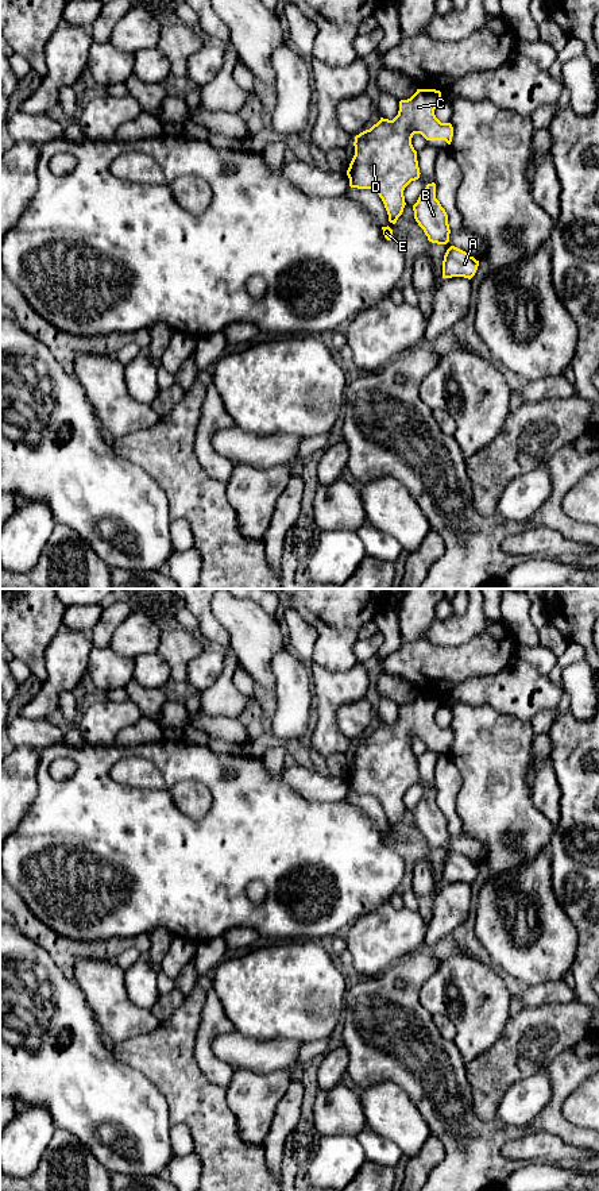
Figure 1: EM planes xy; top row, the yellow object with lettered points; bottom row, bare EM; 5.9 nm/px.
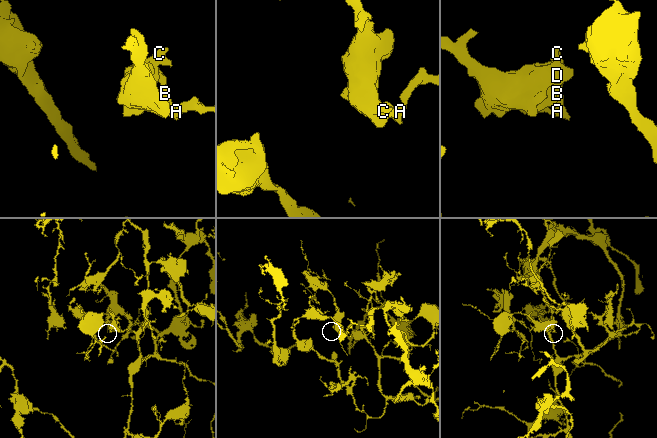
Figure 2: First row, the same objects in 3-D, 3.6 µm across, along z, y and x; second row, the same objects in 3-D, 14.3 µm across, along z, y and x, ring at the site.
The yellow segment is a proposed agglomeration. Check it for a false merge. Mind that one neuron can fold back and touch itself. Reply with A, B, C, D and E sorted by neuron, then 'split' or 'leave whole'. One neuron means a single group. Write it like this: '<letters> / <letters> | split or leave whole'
A B C D E | leave whole

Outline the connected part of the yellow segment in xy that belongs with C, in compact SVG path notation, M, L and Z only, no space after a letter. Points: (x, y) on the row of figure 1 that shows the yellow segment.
M417 89L410 99L399 101L393 120L380 117L370 130L355 136L355 155L347 170L349 186L378 193L393 224L406 205L405 188L421 174L413 135L421 134L426 140L445 140L448 144L452 142L452 124L441 123L434 115L440 100L440 90Z

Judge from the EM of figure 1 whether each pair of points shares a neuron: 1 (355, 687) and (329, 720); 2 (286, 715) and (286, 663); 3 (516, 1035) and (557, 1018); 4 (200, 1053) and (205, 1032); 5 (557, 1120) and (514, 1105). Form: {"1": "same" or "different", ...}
{"1": "same", "2": "same", "3": "same", "4": "same", "5": "different"}

